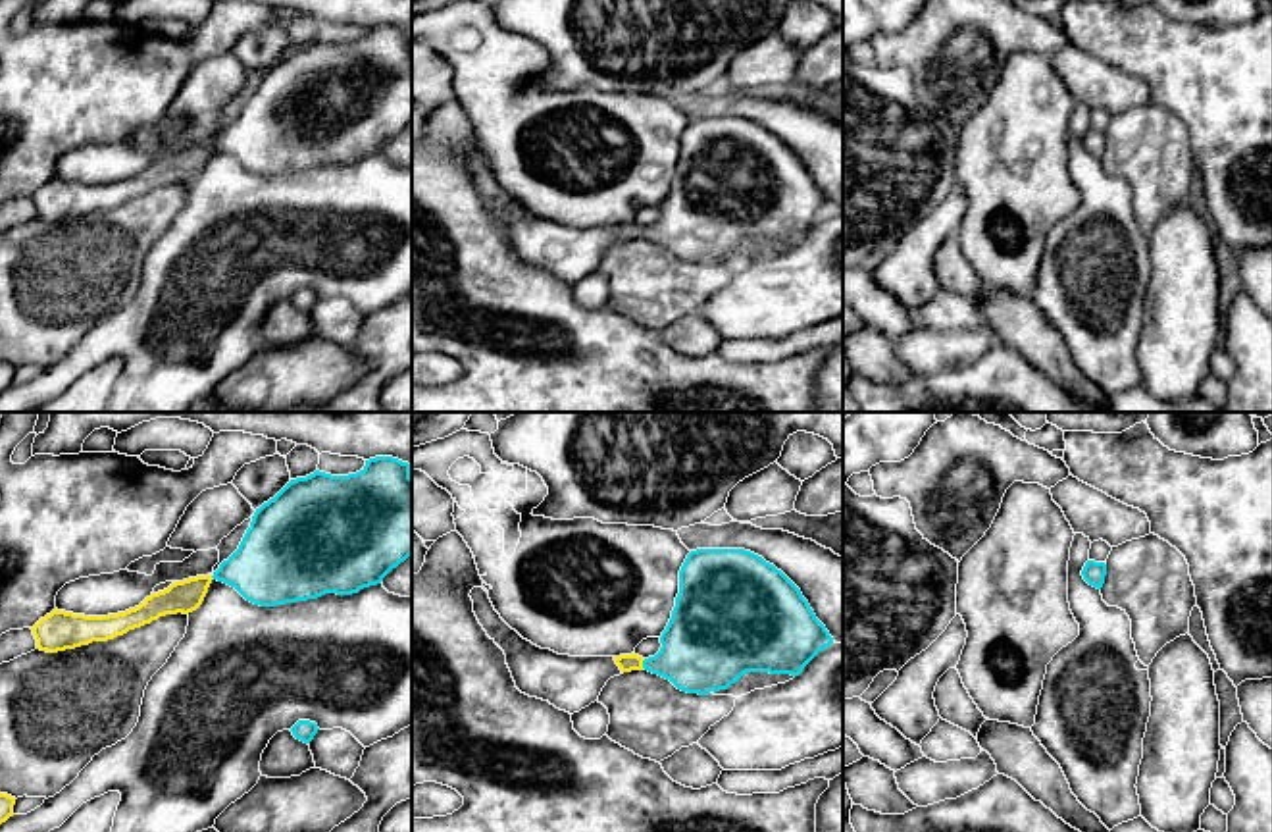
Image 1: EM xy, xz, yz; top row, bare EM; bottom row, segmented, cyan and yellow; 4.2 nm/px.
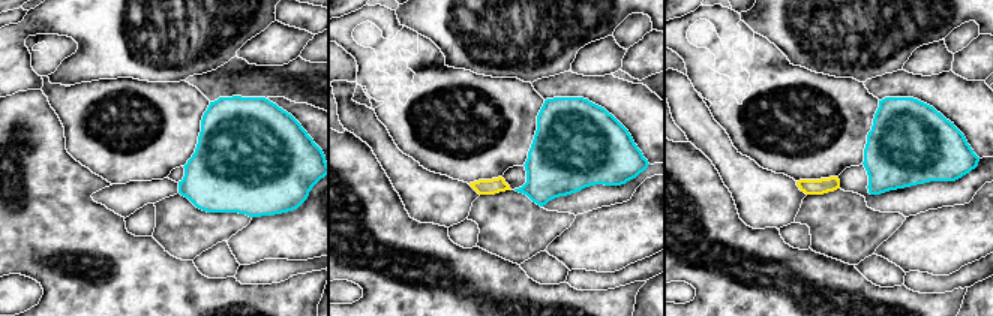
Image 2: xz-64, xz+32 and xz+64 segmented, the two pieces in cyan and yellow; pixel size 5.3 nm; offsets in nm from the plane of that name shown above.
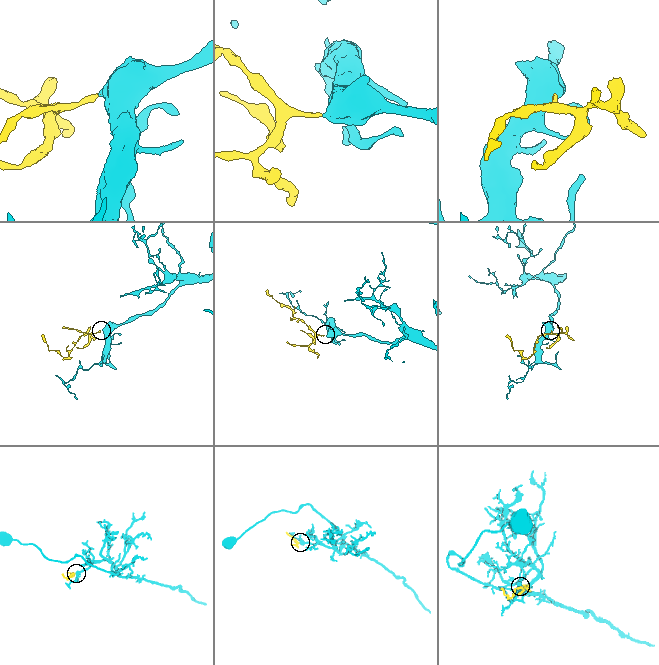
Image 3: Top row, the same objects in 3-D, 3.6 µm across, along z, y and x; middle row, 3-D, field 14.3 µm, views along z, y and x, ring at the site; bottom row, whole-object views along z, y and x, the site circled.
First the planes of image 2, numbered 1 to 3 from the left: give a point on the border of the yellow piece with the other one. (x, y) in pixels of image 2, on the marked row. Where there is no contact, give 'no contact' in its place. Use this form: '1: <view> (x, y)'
1: no contact
2: no contact
3: no contact

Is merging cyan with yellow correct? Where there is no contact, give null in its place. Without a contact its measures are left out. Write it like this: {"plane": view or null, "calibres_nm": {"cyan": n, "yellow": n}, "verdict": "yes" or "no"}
{"plane": "xz", "calibres_nm": {"cyan": 340, "yellow": 70}, "verdict": "yes"}

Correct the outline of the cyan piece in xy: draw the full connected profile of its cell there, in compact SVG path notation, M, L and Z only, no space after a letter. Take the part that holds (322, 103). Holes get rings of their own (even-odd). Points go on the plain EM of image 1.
M375 25L348 44L316 39L291 48L256 77L239 117L219 133L214 148L235 156L260 175L318 168L325 162L352 164L377 154L412 123L410 33Z

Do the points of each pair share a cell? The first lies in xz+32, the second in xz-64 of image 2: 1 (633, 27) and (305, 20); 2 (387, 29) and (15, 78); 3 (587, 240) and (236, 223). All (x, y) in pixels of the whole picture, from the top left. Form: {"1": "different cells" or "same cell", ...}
{"1": "same cell", "2": "different cells", "3": "different cells"}

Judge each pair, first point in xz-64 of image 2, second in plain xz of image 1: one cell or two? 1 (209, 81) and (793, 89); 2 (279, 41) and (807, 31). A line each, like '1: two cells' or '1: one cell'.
1: one cell
2: two cells

